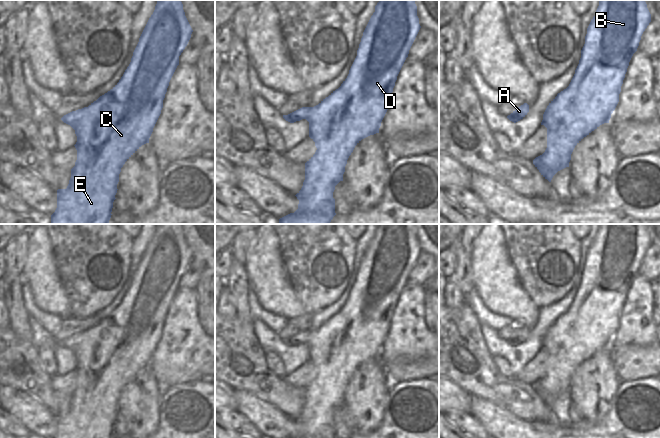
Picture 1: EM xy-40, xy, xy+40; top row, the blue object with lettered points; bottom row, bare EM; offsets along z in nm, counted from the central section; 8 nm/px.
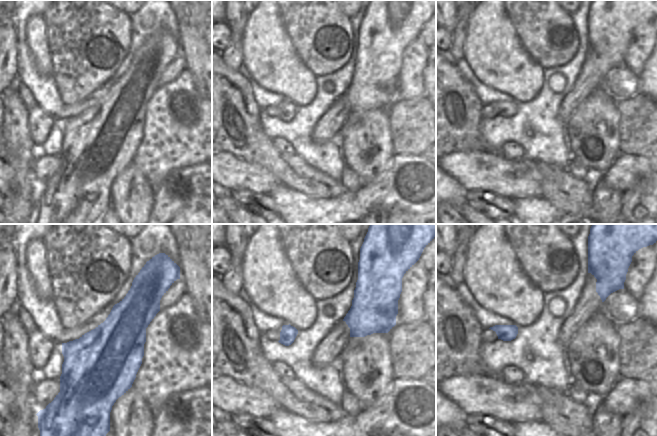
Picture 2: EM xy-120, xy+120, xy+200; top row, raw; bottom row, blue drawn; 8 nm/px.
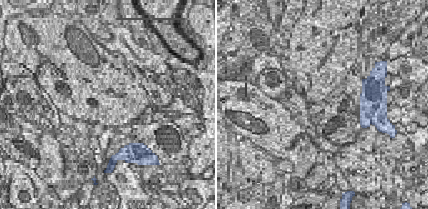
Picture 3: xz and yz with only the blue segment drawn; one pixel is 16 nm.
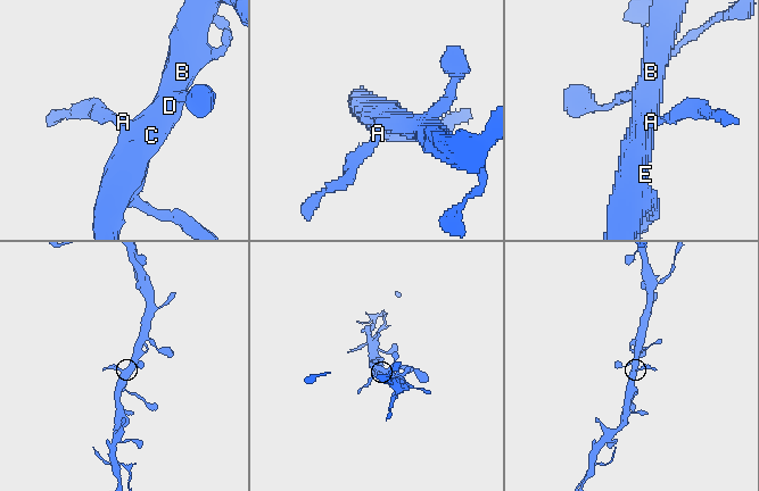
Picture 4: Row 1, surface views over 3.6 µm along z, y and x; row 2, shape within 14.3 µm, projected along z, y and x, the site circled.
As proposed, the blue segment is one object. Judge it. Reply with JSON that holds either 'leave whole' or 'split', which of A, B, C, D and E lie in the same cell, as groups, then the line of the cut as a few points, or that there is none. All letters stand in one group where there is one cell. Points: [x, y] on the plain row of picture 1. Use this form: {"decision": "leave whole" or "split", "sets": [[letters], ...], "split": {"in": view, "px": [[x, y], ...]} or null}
{"decision": "leave whole", "sets": [["A", "B", "C", "D", "E"]], "split": null}

